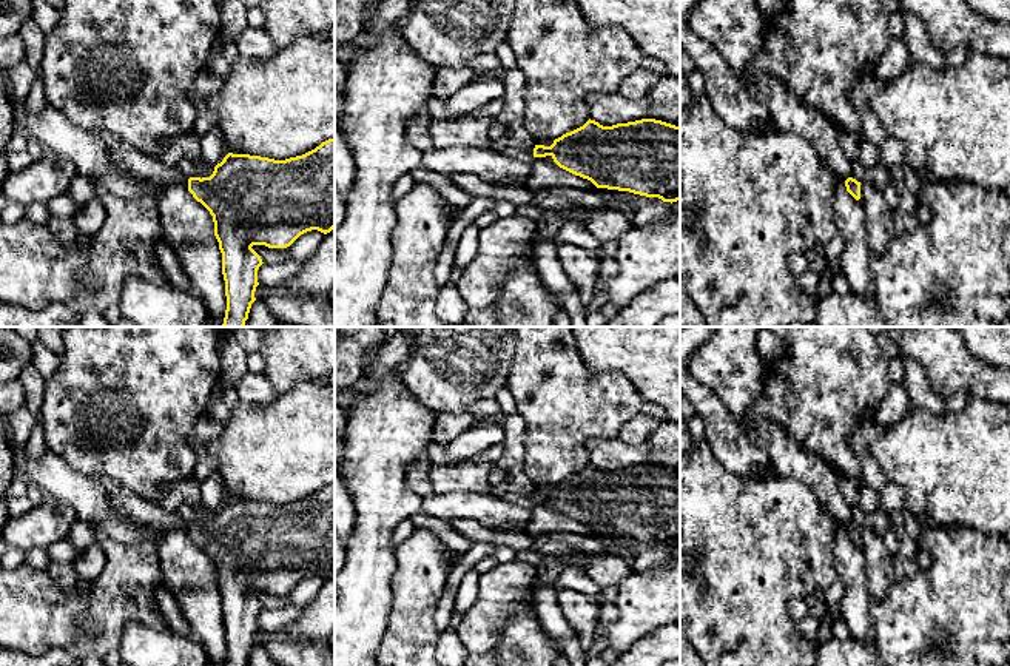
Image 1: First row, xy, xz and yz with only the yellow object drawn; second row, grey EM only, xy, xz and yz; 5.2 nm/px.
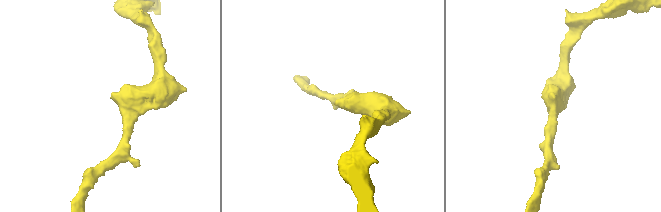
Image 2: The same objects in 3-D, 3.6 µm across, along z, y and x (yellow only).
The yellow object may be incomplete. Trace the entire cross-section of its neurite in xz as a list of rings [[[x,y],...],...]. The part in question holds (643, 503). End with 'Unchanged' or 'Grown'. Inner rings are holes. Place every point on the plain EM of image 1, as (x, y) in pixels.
[[[589,464],[550,492],[529,495],[490,489],[489,493],[523,507],[550,501],[560,513],[591,526],[597,533],[671,549],[680,546],[680,472],[662,466],[603,472]]]. Grown

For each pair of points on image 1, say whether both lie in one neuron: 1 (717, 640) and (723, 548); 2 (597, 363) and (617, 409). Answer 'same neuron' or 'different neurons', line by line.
1: same neuron
2: different neurons

